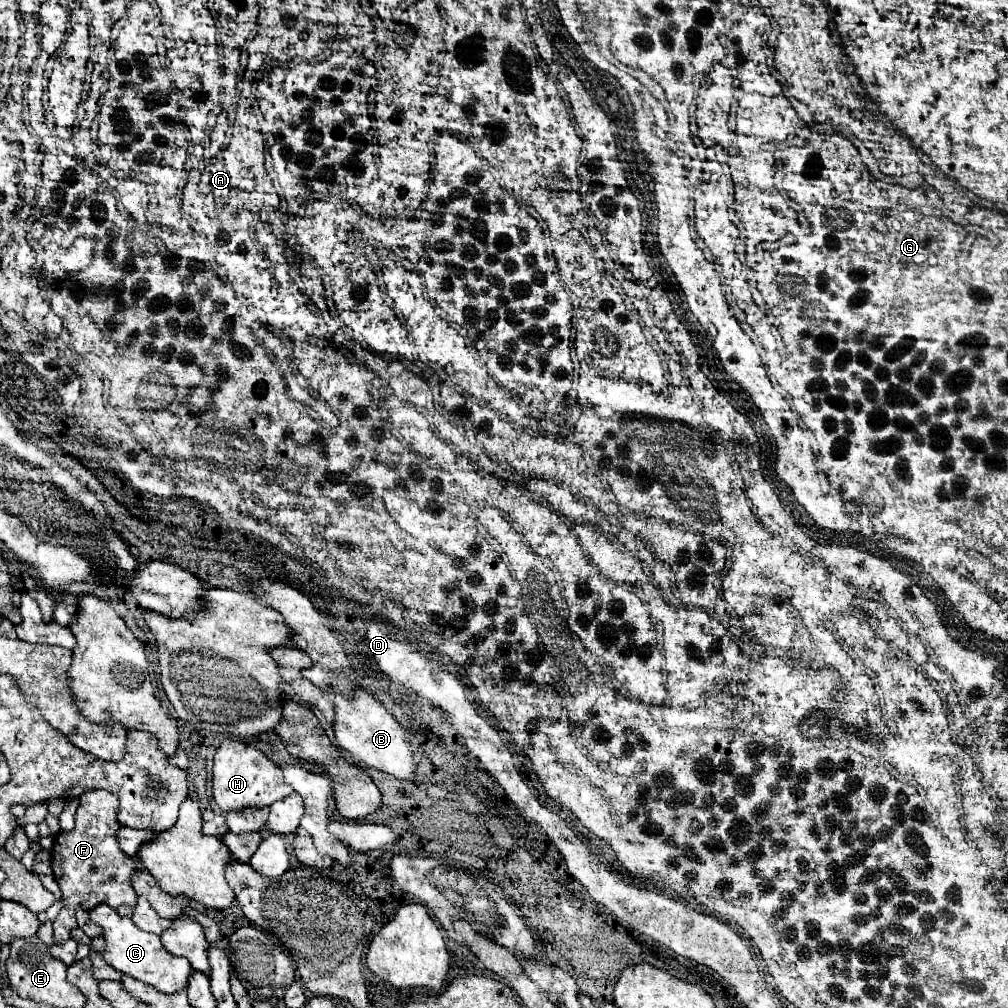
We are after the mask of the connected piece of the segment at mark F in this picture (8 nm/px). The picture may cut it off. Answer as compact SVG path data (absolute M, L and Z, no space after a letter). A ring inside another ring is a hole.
M92 789L80 795L80 805L76 811L76 827L72 831L62 831L54 837L52 847L52 871L62 891L62 911L54 921L54 943L64 943L72 939L72 929L76 927L74 911L84 907L84 911L94 909L100 903L110 907L130 905L138 901L136 891L132 889L132 877L142 871L138 859L128 857L118 845L118 831L122 829L116 809L118 799L104 789Z

